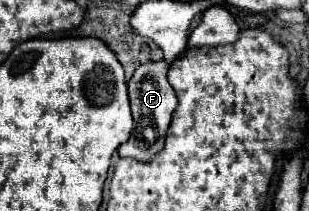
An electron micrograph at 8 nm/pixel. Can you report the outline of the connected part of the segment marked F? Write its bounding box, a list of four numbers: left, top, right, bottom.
[119,61,177,161]

